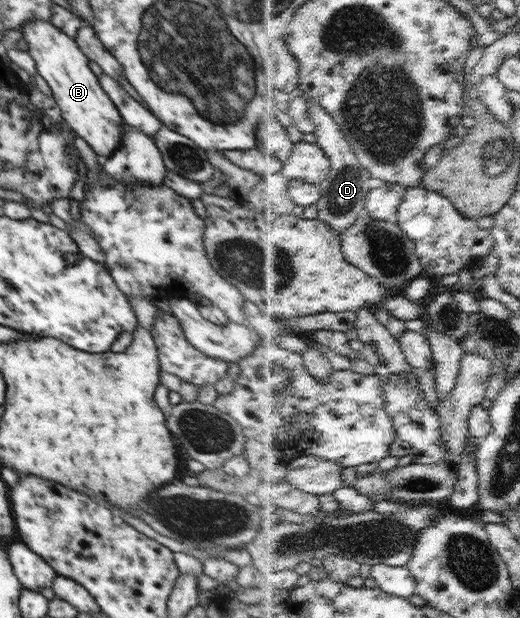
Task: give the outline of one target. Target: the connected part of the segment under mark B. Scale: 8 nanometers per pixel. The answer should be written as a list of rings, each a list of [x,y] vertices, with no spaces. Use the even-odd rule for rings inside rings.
[[[42,19],[25,23],[20,29],[27,41],[27,52],[35,61],[38,74],[49,84],[65,125],[84,139],[97,156],[111,157],[122,145],[124,132],[121,126],[124,122],[111,98],[101,89],[98,78],[91,72],[88,58],[79,50],[77,42],[50,21]]]

